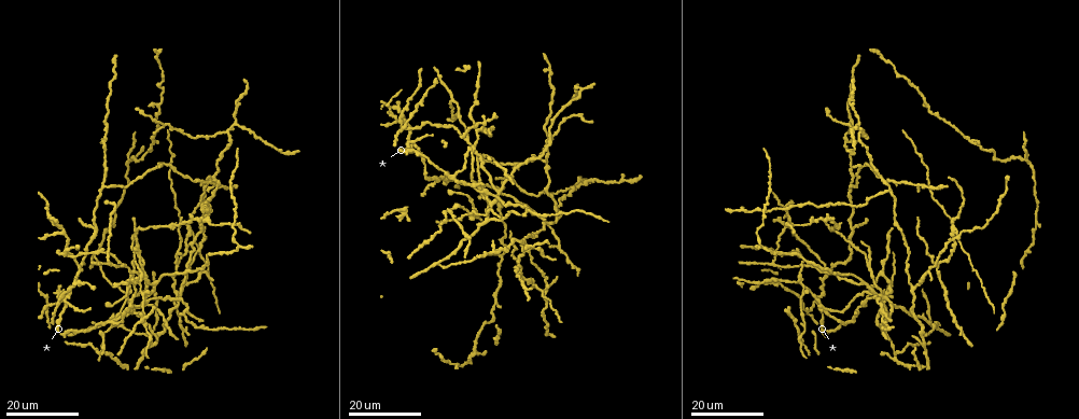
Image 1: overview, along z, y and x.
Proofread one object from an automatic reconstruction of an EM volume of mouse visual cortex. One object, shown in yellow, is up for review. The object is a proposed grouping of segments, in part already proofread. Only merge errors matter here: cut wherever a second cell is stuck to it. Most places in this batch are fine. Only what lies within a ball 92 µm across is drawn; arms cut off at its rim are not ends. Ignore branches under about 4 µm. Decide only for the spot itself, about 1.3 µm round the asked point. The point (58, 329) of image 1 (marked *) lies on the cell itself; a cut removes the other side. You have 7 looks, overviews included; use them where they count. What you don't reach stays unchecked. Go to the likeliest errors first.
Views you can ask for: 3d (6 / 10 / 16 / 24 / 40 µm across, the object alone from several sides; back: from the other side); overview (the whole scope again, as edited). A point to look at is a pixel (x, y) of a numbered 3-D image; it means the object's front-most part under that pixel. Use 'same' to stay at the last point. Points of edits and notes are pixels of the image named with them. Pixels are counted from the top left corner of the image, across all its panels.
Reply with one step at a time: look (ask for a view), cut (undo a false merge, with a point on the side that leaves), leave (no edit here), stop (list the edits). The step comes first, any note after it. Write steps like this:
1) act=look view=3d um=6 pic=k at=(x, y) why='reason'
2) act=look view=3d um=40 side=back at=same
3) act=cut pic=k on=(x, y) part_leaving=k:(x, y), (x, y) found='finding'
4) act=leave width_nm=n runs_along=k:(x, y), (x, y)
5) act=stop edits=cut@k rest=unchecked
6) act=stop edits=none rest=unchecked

act=look view=3d um=24 pic=1 at=(438, 262) why='four-way junction'

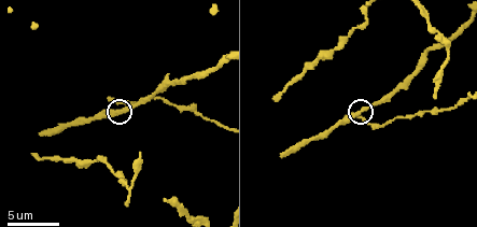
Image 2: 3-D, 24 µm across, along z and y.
act=look view=3d um=10 pic=2 at=(356, 112) why='closer look'

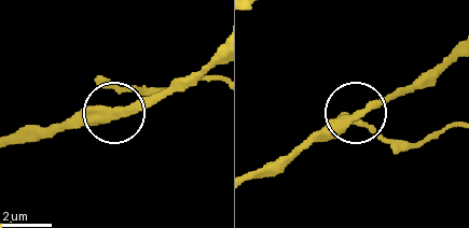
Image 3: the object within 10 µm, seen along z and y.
act=look view=3d um=10 side=back pic=3 at=(356, 114) why='other side'

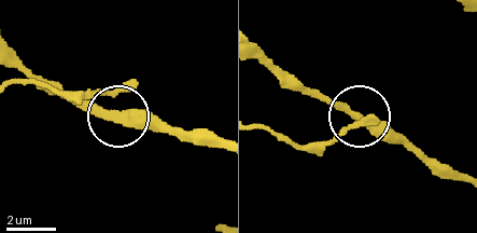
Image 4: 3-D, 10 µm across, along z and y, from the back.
act=leave arms=4 runs_along=4:(16, 58), (90, 105), (181, 127) found='continuous, no second cell'

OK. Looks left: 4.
act=look view=3d um=24 pic=1 at=(950, 225) why='branch point'

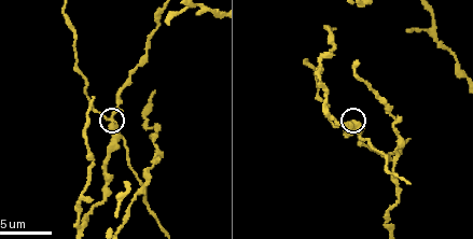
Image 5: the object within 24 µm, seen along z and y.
act=look view=3d um=6 pic=5 at=(111, 119) why='closer look'

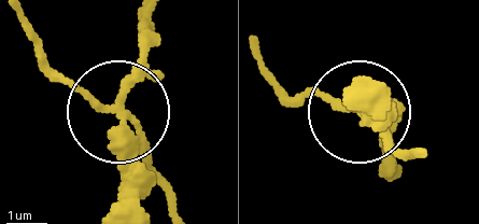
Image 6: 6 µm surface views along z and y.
act=cut pic=6 on=(384, 145) part_leaving=6:(116, 109), (58, 78), (24, 16) found='two cells meet here'

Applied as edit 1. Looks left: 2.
act=stop edits=cut@6 rest=unchecked

